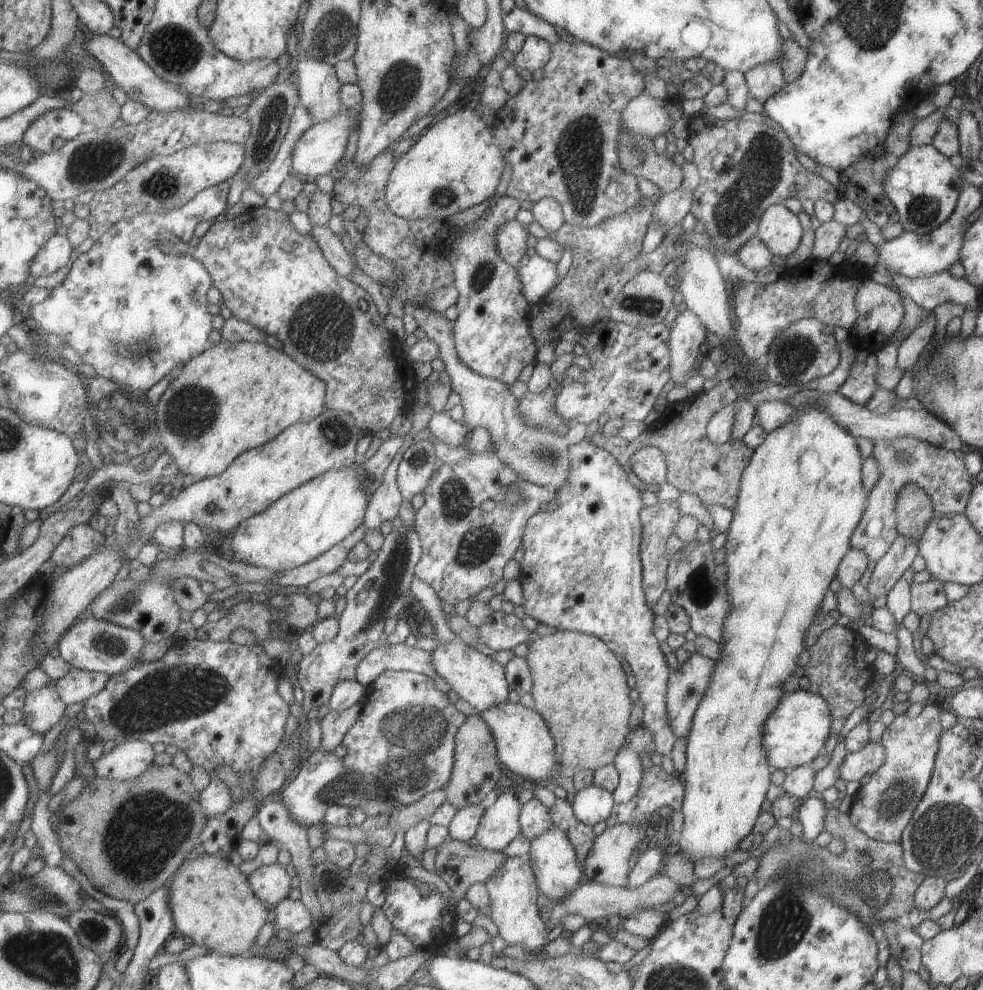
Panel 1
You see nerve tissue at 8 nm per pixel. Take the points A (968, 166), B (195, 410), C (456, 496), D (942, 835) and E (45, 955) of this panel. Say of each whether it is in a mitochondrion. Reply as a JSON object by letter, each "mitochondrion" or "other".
{"A":"other","B":"mitochondrion","C":"mitochondrion","D":"mitochondrion","E":"mitochondrion"}

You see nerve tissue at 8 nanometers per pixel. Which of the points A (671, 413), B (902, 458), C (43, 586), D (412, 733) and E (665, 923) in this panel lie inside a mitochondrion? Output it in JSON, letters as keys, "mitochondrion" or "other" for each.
{"A":"other","B":"mitochondrion","C":"other","D":"mitochondrion","E":"other"}

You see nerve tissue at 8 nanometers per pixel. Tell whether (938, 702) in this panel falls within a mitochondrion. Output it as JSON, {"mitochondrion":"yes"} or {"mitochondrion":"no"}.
{"mitochondrion":"no"}

